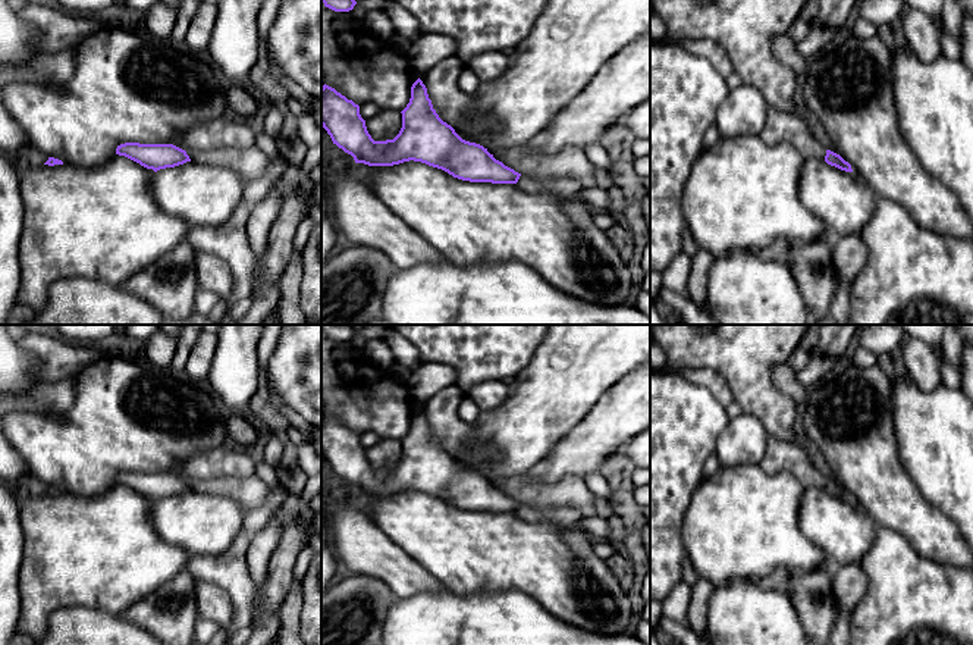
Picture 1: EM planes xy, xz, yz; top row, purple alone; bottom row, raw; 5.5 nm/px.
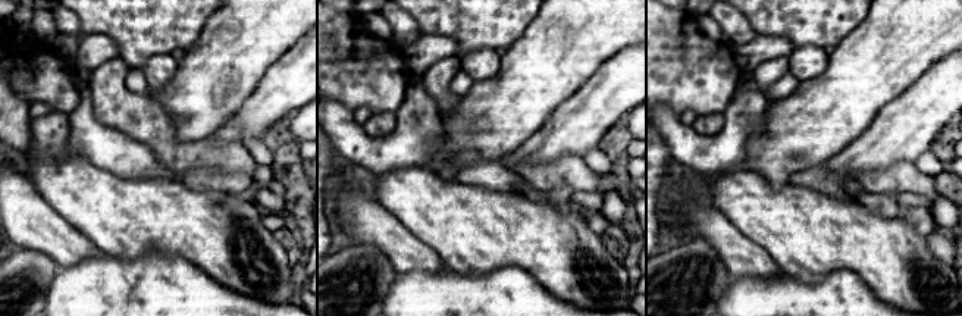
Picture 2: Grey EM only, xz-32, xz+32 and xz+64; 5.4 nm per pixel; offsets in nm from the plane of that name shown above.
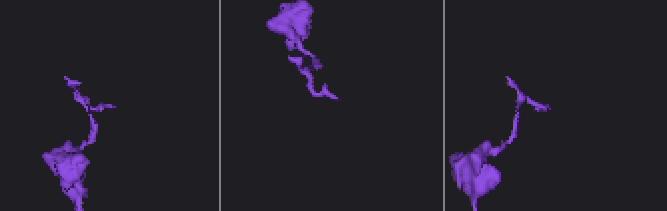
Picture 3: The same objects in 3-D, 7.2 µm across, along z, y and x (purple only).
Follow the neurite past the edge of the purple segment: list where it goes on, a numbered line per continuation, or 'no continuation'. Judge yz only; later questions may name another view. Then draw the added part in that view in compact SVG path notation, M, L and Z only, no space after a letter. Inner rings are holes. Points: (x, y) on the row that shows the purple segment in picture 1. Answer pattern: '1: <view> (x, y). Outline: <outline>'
no continuation

